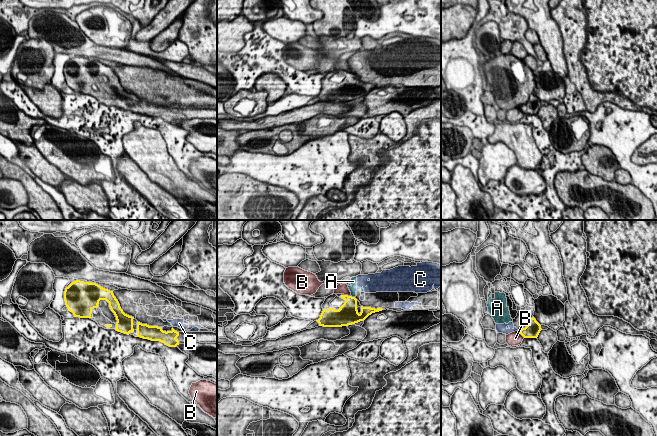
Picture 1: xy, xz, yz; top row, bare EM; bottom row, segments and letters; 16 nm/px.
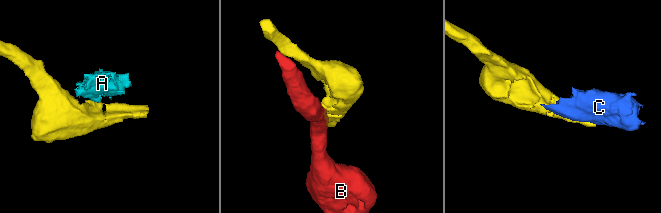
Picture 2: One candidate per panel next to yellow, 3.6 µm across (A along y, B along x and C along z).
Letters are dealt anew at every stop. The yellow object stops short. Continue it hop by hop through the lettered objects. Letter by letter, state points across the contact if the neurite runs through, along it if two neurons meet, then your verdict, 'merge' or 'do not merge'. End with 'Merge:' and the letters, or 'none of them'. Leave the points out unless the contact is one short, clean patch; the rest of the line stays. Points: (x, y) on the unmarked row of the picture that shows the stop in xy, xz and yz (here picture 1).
A: border xz (351, 71), (354, 73); do not merge
B: do not merge
C: do not merge
Merge: none of them

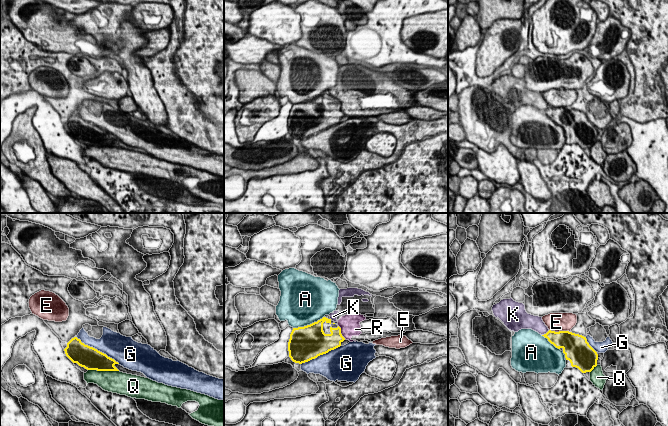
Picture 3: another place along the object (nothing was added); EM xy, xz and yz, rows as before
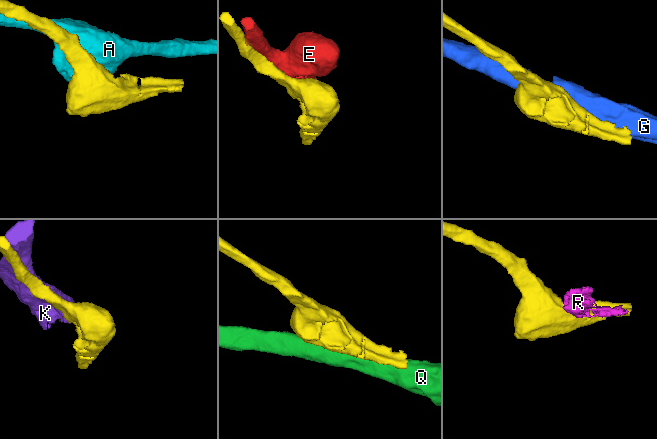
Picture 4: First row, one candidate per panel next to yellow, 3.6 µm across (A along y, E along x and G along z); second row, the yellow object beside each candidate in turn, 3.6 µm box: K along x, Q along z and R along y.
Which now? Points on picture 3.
A: do not merge
E: do not merge
G: do not merge
K: do not merge
Q: do not merge
R: do not merge
Merge: none of them

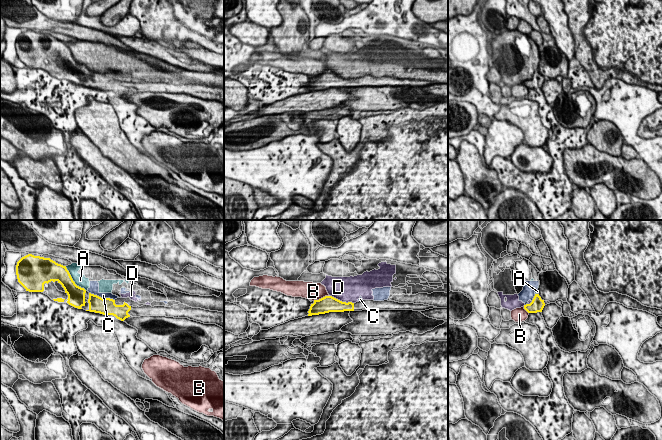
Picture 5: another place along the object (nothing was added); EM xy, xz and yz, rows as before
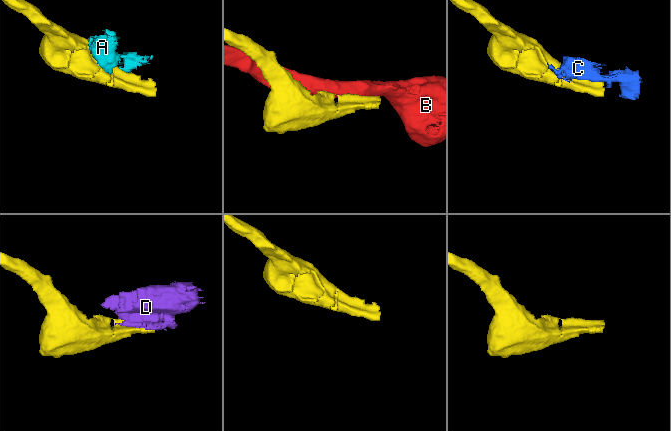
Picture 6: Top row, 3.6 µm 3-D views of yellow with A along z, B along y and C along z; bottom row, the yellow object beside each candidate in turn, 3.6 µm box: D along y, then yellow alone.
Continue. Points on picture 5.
A: do not merge
B: do not merge
C: do not merge
D: do not merge
Merge: none of them

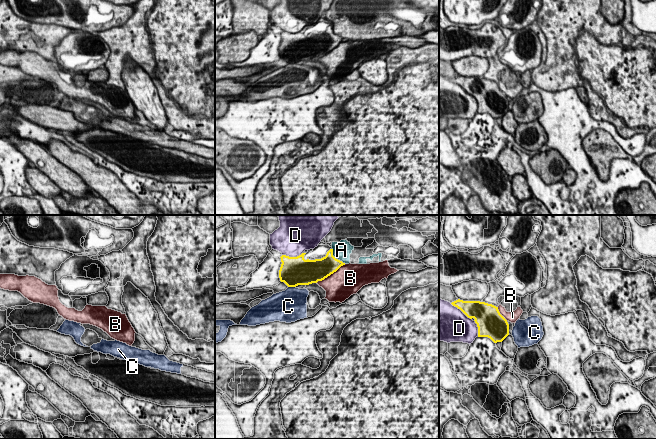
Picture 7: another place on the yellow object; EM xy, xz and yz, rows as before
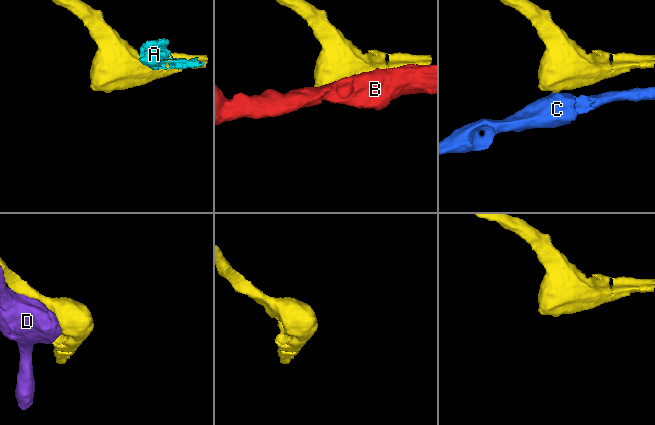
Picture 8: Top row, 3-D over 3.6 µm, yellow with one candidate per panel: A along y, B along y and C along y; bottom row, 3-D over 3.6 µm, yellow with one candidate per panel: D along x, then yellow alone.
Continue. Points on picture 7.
A: do not merge
B: do not merge
C: border xz (288, 62), (295, 63); do not merge
D: do not merge
Merge: none of them

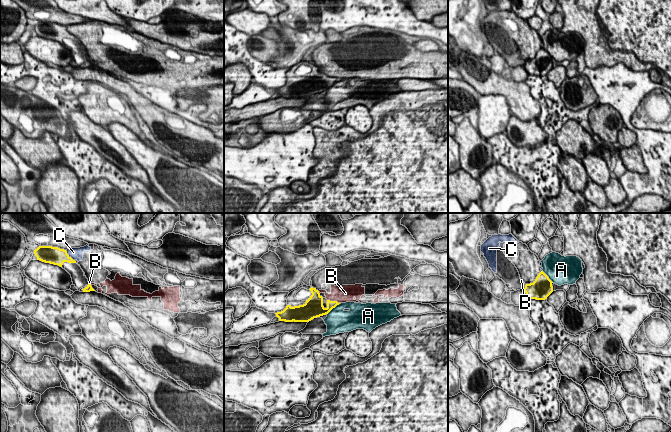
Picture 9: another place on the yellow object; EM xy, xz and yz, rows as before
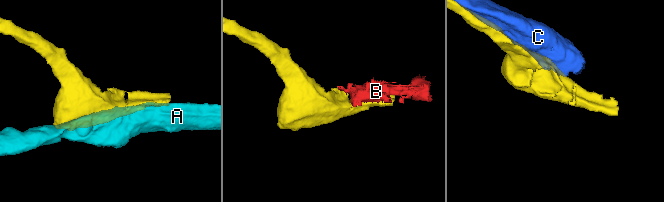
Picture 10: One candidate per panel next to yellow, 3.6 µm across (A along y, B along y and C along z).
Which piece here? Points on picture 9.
A: do not merge
B: do not merge
C: do not merge
Merge: none of them

